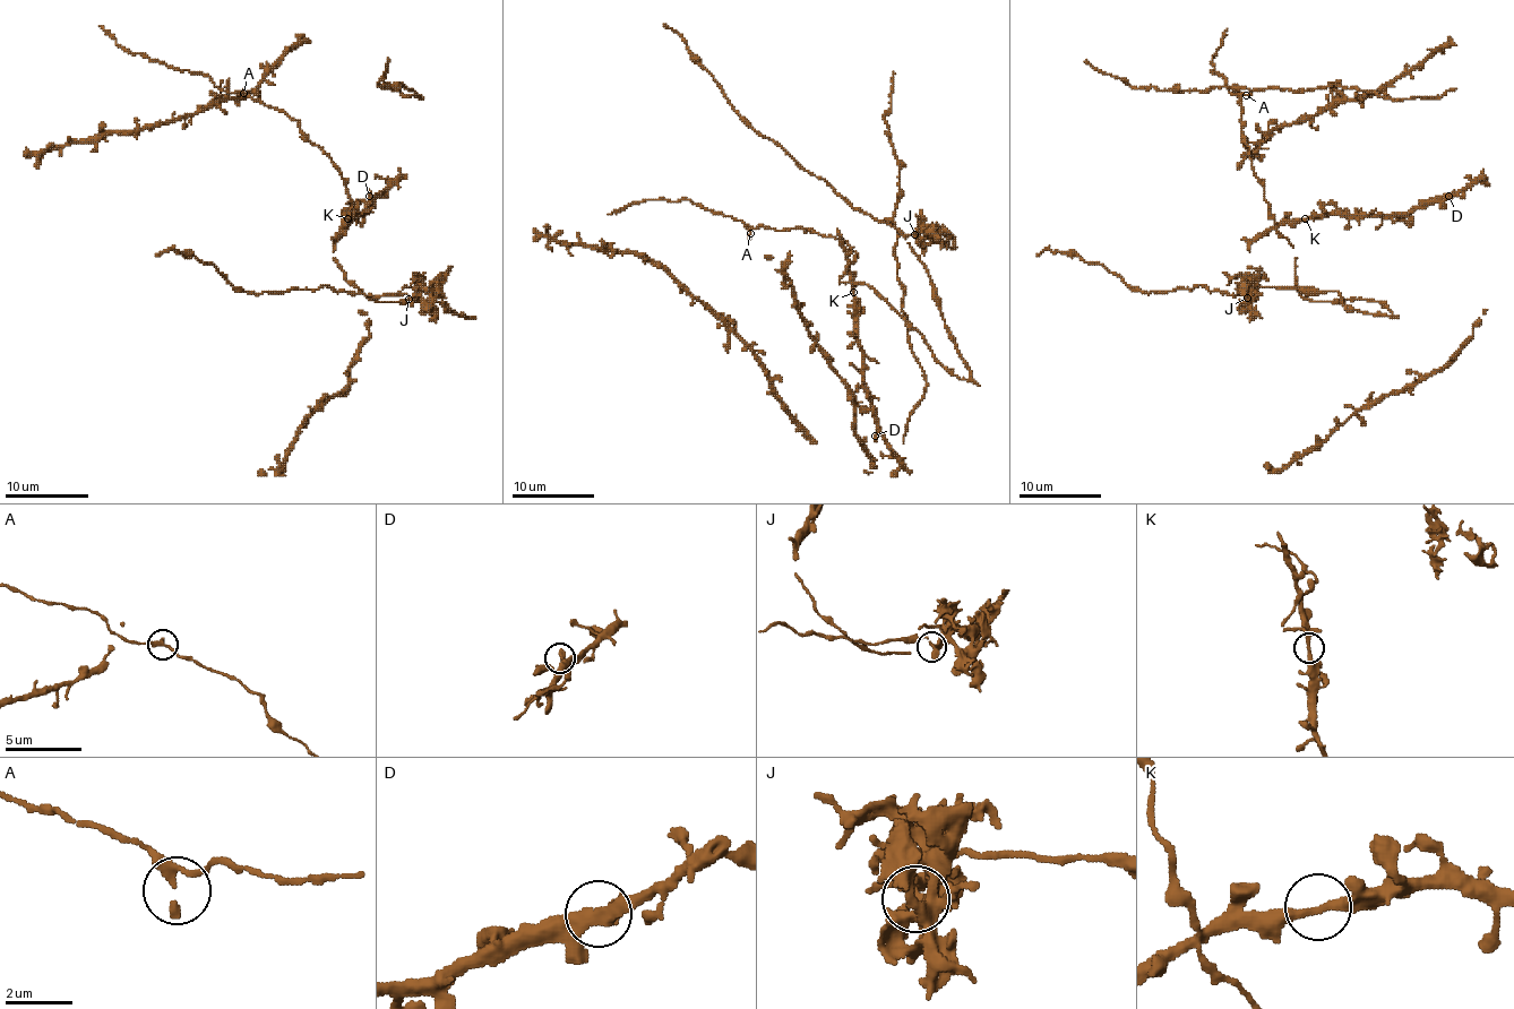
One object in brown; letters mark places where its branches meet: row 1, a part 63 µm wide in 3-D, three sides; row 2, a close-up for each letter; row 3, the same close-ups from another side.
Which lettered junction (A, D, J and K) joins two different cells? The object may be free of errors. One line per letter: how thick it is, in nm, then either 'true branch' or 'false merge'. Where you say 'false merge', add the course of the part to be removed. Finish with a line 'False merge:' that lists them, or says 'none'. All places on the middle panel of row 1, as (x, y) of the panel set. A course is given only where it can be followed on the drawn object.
A: 280 nm thick; true branch
D: 280 nm thick; true branch
J: 280 nm thick; false merge; foreign part runs (913, 234), (936, 236), (951, 247), (953, 234)
K: 280 nm thick; true branch
False merge: J

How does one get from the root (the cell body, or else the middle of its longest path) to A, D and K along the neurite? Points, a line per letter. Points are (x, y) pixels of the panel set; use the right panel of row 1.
A: (1289, 241), (1276, 229), (1264, 198), (1264, 183), (1252, 165), (1241, 130), (1244, 109), (1239, 101), (1246, 95)
D: (1289, 241), (1276, 229), (1281, 225), (1328, 215), (1404, 215), (1448, 196)
K: (1289, 241), (1276, 229), (1305, 218)

